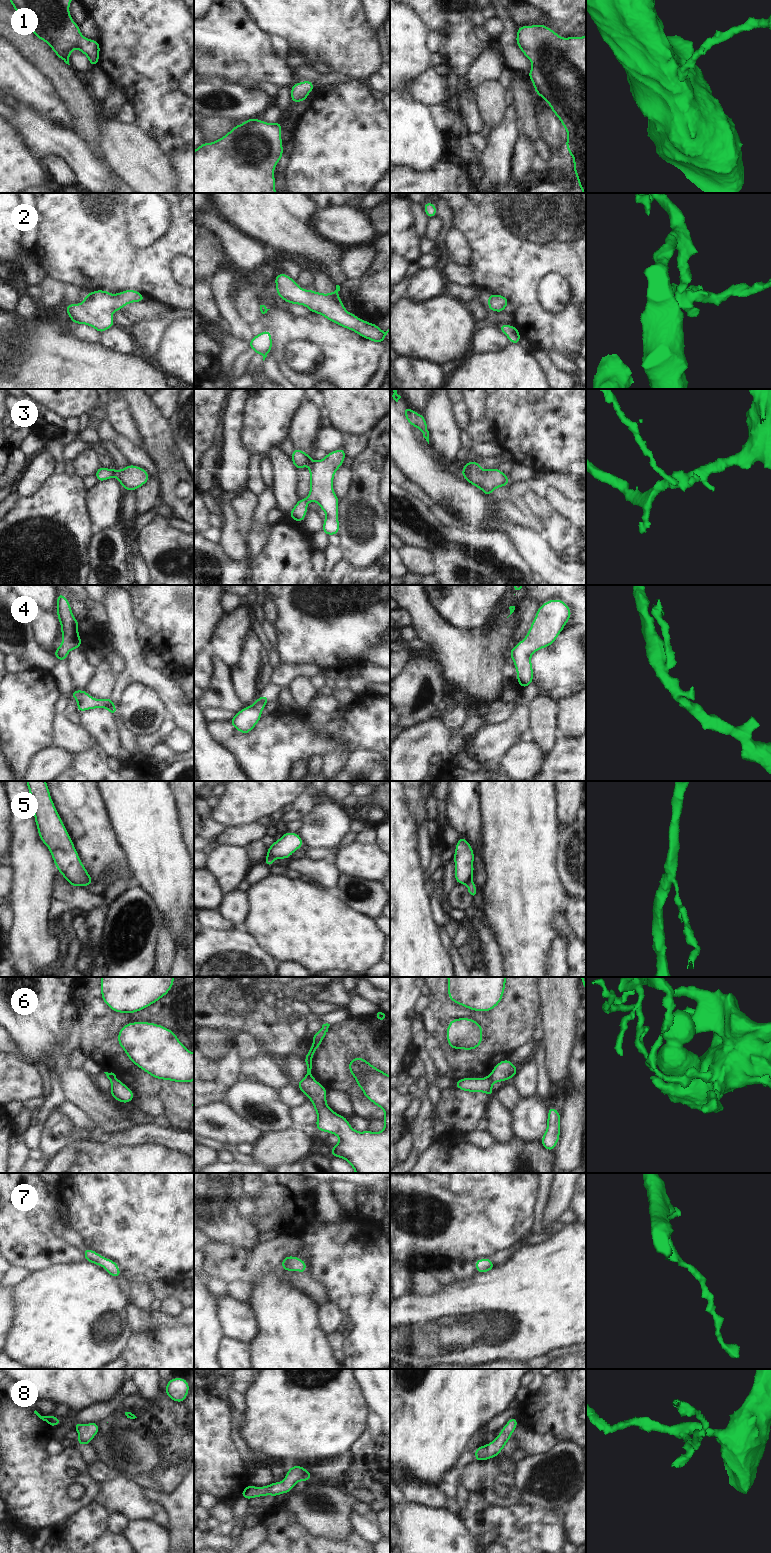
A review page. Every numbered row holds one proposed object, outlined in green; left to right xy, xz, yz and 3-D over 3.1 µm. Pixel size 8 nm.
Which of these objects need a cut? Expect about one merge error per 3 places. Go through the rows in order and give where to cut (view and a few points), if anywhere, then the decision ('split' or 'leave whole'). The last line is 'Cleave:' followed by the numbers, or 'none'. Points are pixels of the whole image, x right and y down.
1: no cut; leave whole
2: no cut; leave whole
3: cut in xy along (113, 469), (115, 475); split
4: cut in xz along (251, 705), (260, 712); split
5: cut in xz along (267, 856), (273, 859); split
6: cut in xz along (306, 1075), (312, 1078); split
7: no cut; leave whole
8: no cut; leave whole
Cleave: 3, 4, 5, 6

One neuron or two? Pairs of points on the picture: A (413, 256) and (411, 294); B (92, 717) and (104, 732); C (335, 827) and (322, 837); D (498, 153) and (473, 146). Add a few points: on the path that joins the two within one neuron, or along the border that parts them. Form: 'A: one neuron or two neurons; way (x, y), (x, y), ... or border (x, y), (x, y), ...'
A: two neurons; border (420, 269), (412, 277), (405, 296)
B: one neuron; way (95, 721), (102, 728)
C: one neuron; way (332, 827), (325, 834)
D: two neurons; border (488, 140), (488, 146), (481, 162)

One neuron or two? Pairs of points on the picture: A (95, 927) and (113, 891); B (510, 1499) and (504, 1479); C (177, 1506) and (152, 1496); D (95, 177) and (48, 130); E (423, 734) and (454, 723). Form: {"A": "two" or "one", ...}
{"A": "one", "B": "one", "C": "one", "D": "one", "E": "two"}

